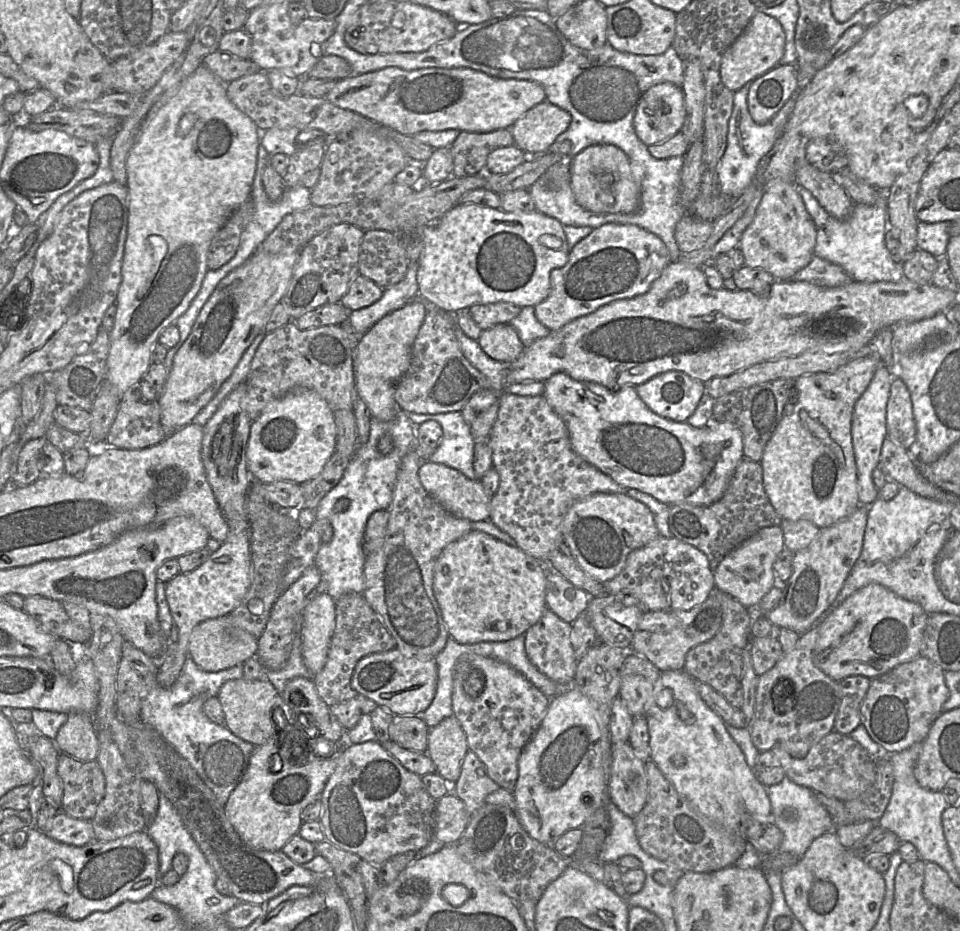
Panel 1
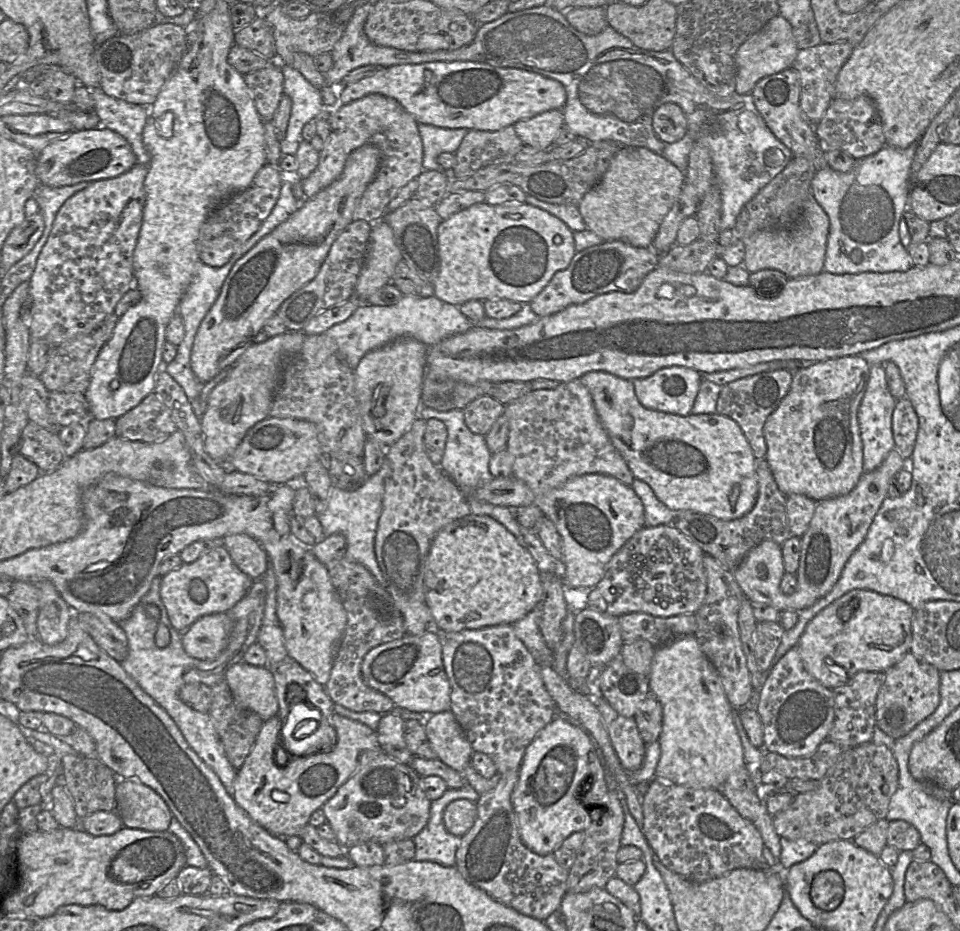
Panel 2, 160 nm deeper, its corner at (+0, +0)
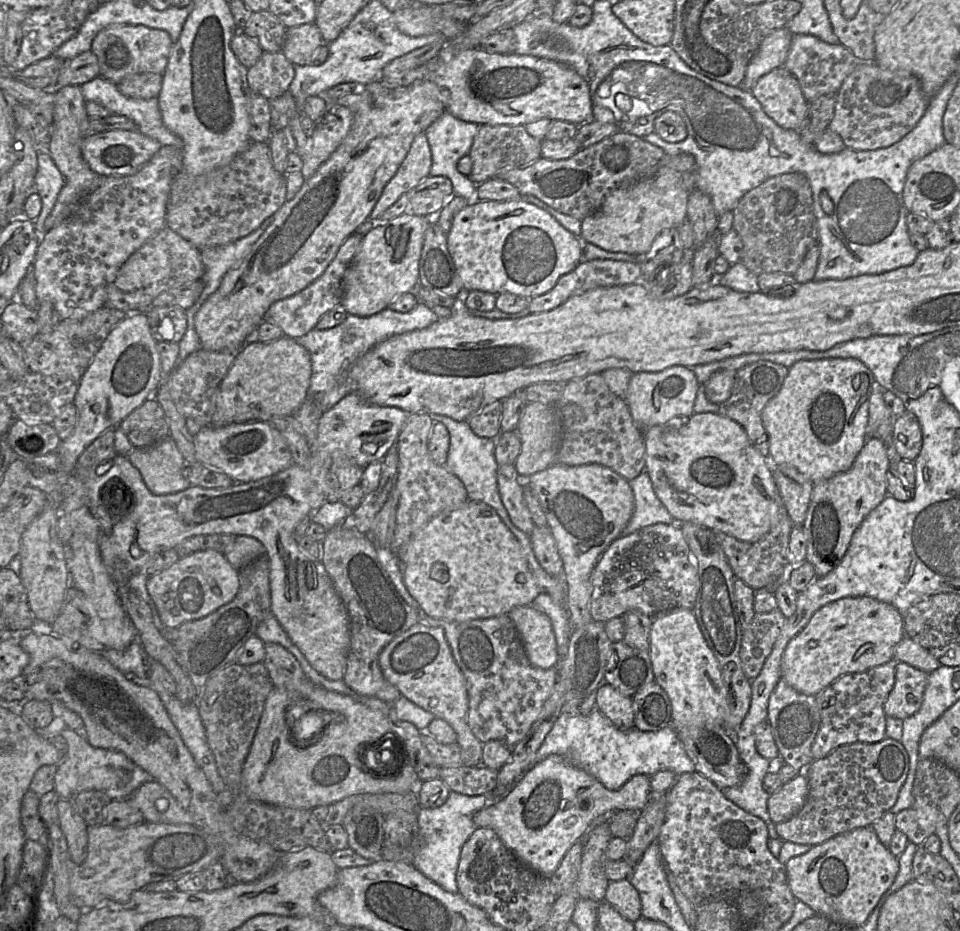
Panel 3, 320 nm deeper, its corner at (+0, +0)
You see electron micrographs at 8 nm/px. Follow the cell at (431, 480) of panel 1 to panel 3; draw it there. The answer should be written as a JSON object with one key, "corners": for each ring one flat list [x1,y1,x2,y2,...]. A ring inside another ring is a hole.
{"corners":[[555,463,524,482,537,495,562,560,572,629,583,627,592,621,589,611,592,571,607,547,621,536,633,515,635,498,632,488,628,480,599,464,568,466]]}

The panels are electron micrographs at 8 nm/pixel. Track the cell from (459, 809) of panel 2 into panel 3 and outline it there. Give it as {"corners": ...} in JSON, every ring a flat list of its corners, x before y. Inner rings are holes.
{"corners":[[551,755,528,769,515,785,501,798,490,801,473,816,478,828,490,828,496,832,504,845,517,858,535,872,551,877,559,867,568,850,578,841,584,841,589,829,608,815,618,810,642,812,654,794,651,776,636,775,618,790,608,790,596,778,580,768,574,767,563,758]]}

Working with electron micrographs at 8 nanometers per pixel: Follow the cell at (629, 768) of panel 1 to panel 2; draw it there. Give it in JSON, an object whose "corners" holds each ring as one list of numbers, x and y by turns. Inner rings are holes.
{"corners":[[597,697,595,704,622,767,628,773,638,770,644,761,646,744,639,734,634,717,619,715,602,697]]}

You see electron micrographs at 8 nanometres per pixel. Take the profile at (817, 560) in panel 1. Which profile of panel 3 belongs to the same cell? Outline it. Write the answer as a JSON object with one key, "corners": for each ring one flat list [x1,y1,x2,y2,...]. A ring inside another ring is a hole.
{"corners":[[868,437,849,470,814,483,802,527,807,539,806,561,814,566,816,577,825,576,840,563,854,532,888,494,886,472,889,465,884,442]]}

